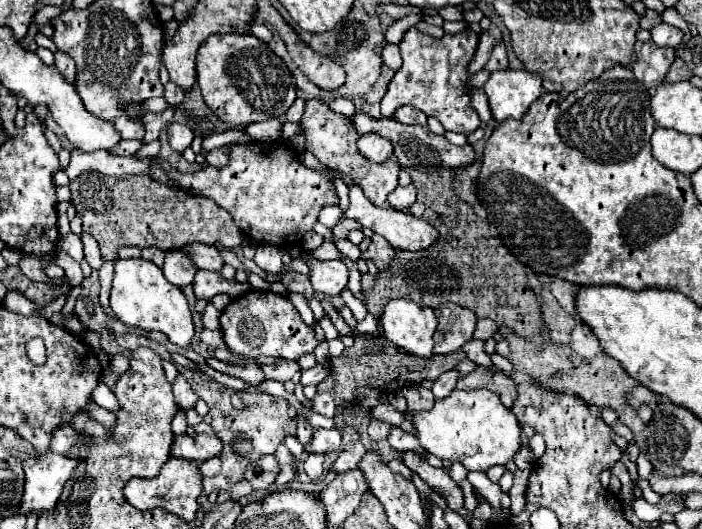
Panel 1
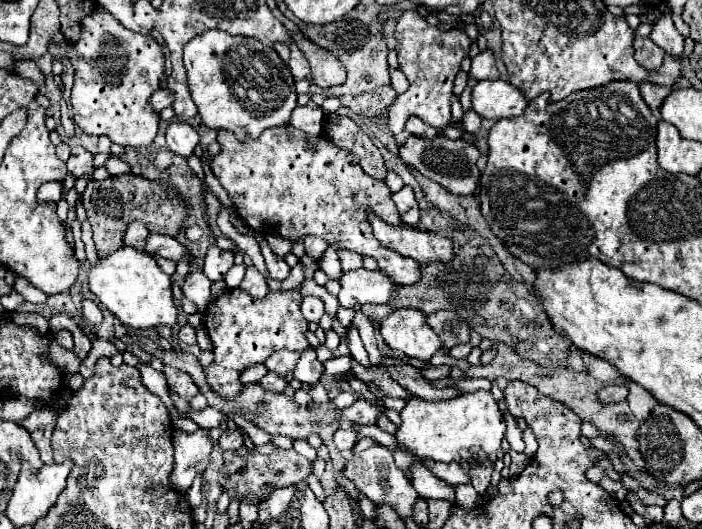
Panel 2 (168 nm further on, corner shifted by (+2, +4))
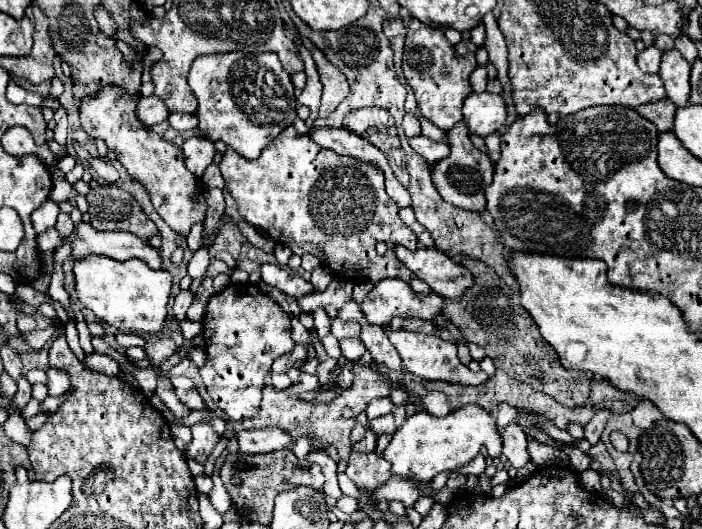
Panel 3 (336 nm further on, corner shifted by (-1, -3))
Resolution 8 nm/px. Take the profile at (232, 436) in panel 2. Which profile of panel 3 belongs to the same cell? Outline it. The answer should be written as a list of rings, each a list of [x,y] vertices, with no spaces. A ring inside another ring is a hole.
[[[251,429],[251,431],[237,433],[239,451],[245,455],[277,451],[277,449],[283,449],[289,441],[291,437],[281,429]]]

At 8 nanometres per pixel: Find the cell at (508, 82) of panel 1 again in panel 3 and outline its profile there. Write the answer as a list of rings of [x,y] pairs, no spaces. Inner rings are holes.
[[[485,91],[481,95],[469,95],[463,103],[463,119],[473,135],[487,137],[499,131],[507,125],[507,117],[507,105],[501,95],[491,95]]]

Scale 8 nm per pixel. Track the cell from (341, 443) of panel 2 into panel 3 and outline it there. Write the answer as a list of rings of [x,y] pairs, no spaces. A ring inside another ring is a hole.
[[[369,429],[365,433],[365,439],[357,441],[357,443],[351,443],[351,451],[355,451],[355,453],[371,453],[371,451],[375,451],[375,441],[377,441],[377,435]]]

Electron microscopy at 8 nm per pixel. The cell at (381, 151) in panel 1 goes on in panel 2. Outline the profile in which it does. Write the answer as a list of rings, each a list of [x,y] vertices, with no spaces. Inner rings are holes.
[[[406,10],[396,24],[396,52],[400,60],[400,68],[406,74],[410,88],[406,94],[396,96],[396,102],[388,108],[388,128],[392,134],[400,134],[410,116],[418,116],[422,122],[444,128],[450,122],[450,96],[454,78],[460,72],[460,62],[468,56],[470,38],[464,30],[440,30],[430,26],[426,18],[418,10]]]

